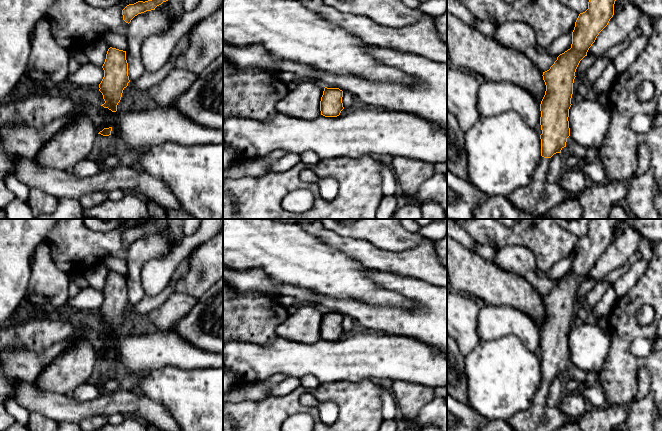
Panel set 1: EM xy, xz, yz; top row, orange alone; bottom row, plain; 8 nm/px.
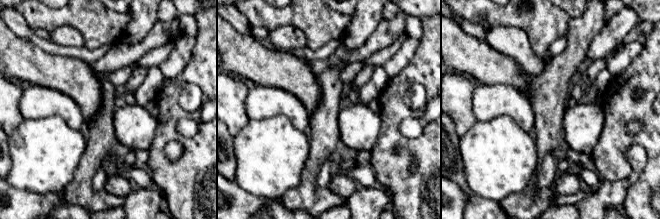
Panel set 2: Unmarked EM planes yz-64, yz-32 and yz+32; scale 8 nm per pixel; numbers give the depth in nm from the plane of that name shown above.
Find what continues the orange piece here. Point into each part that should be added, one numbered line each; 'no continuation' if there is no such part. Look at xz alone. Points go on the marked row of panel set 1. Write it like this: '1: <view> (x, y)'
no continuation

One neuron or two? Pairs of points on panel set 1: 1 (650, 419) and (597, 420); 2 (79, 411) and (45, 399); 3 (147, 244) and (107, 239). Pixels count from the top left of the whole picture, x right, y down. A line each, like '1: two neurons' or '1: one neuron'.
1: two neurons
2: one neuron
3: two neurons

